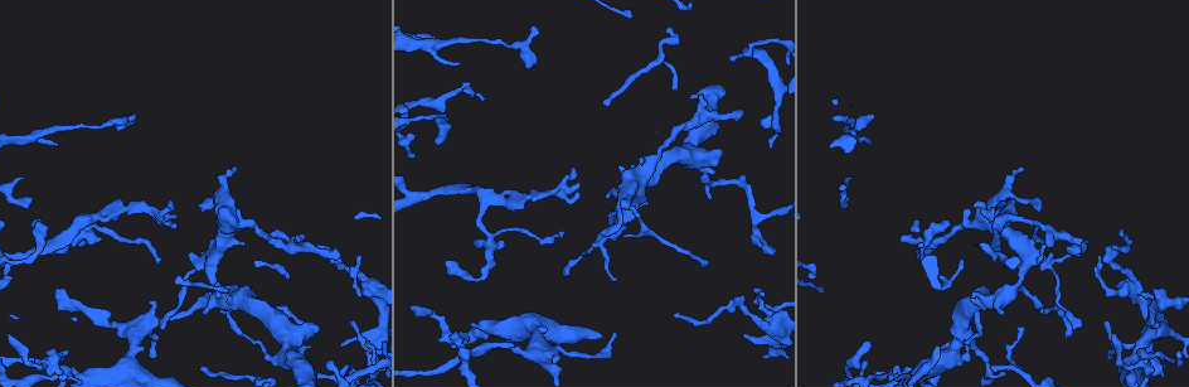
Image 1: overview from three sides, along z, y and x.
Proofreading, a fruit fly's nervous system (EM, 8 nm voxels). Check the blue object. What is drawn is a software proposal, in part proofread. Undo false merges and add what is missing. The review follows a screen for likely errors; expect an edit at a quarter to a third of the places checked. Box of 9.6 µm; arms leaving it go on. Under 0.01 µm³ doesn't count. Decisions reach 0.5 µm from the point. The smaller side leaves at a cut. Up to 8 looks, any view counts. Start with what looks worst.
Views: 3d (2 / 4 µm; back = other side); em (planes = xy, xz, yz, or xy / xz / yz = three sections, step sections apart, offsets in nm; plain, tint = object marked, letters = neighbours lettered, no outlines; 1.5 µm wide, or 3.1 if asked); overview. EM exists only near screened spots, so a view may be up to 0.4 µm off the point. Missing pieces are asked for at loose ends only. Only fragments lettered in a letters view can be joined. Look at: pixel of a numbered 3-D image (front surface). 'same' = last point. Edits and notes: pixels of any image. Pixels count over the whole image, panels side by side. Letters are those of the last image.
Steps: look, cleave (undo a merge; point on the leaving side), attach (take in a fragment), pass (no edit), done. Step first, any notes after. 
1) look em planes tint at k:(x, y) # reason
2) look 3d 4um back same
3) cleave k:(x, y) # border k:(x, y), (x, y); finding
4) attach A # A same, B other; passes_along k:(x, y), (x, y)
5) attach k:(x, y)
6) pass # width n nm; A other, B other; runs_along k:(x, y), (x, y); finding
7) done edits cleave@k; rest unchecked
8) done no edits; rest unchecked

look 3d 2um at 1:(459, 62) # tapers out

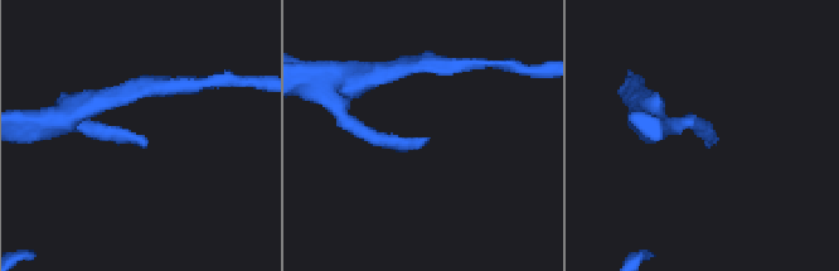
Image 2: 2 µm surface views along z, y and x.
look em planes letters at 2:(428, 141)

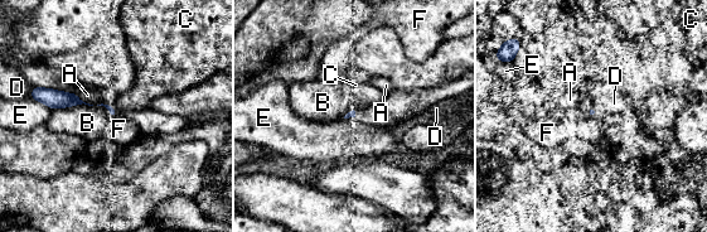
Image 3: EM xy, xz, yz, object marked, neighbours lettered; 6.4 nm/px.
pass # A other, B other, C other, D other, E other, F other; border 3:(30, 97), (45, 104), (52, 110); no lettered fragment goes on from it

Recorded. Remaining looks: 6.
look 3d 2um at 1:(228, 310) # thick turns thin

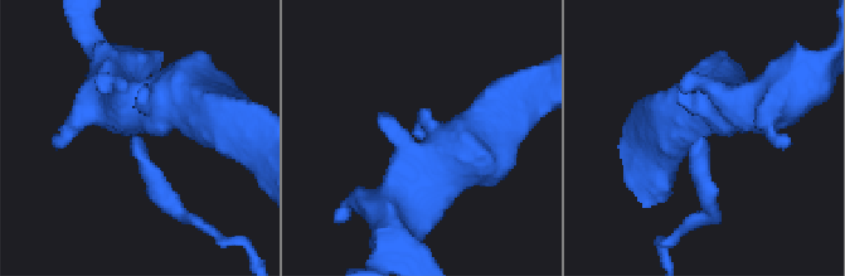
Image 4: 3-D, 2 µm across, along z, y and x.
look em xz step 8 tint at 4:(714, 123)

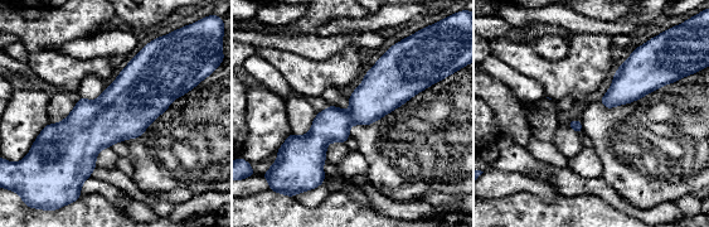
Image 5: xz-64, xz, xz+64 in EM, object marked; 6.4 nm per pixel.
look em planes letters same # cut it another way

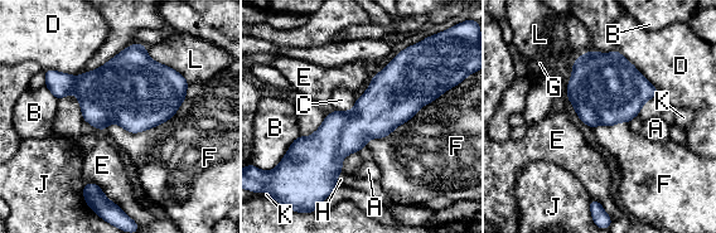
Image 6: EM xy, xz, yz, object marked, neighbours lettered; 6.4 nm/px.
pass # A other, B other, C other, D other, E other, F other, G other, H other, J other, K other, L other; border 6:(188, 83), (160, 124), (103, 130); all the same neuron

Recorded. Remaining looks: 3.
look em planes tint at 1:(1143, 294) # an open end

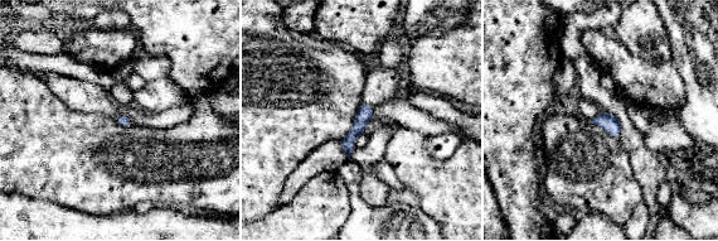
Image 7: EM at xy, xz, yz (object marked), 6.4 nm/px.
look em planes letters same

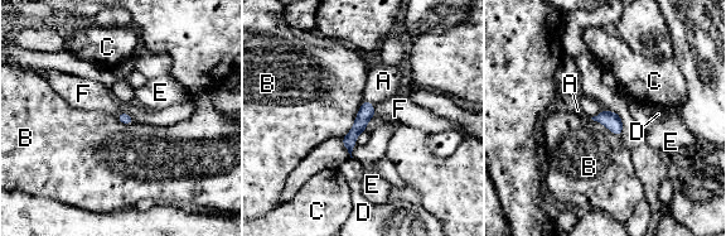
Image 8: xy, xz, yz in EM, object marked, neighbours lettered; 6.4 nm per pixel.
attach A # A same, B other, C other, D other, E other, F other; the neuron continues

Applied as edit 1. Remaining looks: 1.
done edits attach@8; rest unchecked

